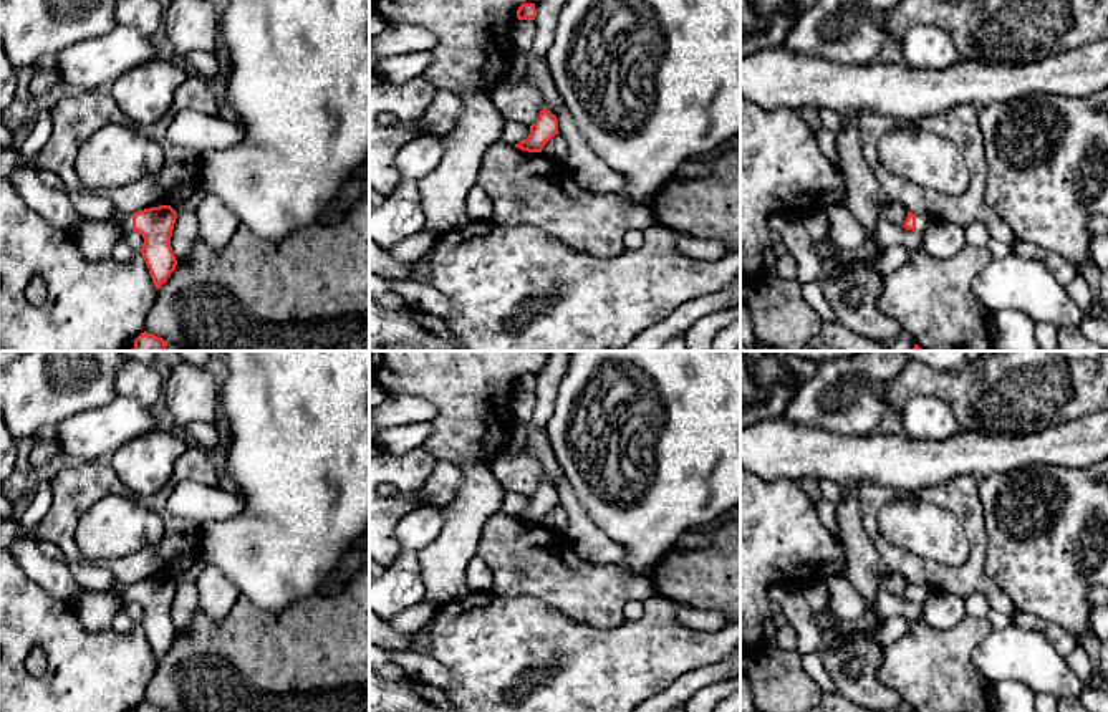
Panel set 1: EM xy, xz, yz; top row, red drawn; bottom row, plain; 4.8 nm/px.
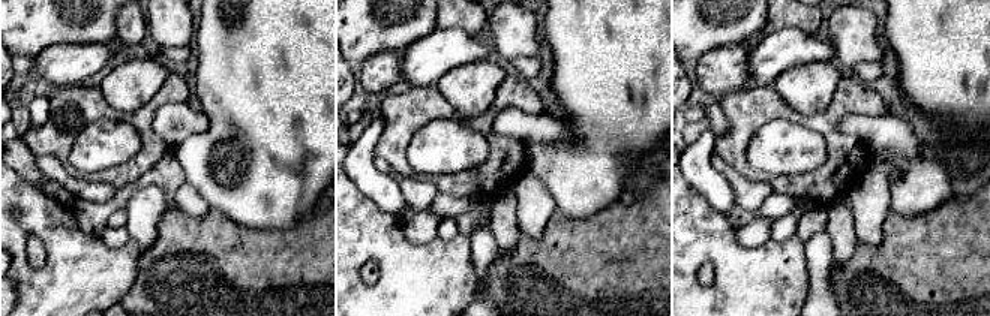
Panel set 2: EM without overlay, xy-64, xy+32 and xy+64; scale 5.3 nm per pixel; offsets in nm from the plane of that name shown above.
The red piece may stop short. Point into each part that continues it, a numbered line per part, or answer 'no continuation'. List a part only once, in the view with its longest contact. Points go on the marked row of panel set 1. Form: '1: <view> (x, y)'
1: xy (125, 221)

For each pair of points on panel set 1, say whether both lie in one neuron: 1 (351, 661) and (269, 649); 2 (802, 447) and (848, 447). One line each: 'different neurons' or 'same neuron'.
1: same neuron
2: same neuron

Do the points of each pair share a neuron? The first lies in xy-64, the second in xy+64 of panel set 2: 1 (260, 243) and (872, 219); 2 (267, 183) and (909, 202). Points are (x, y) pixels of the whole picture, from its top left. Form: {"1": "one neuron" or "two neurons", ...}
{"1": "two neurons", "2": "one neuron"}

